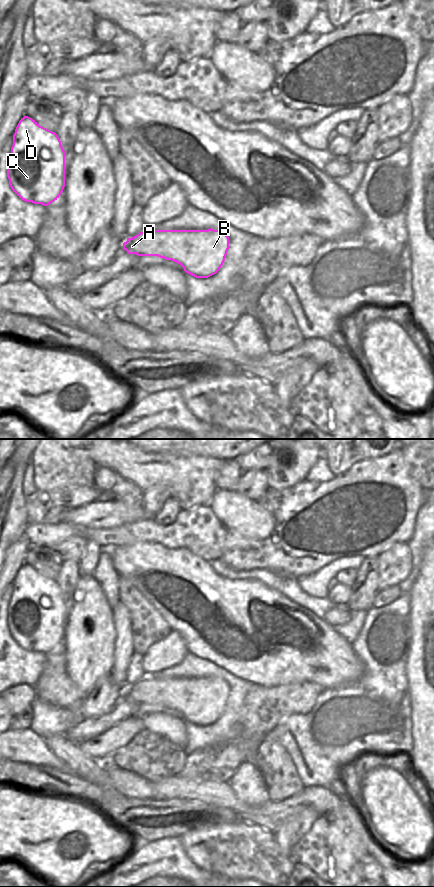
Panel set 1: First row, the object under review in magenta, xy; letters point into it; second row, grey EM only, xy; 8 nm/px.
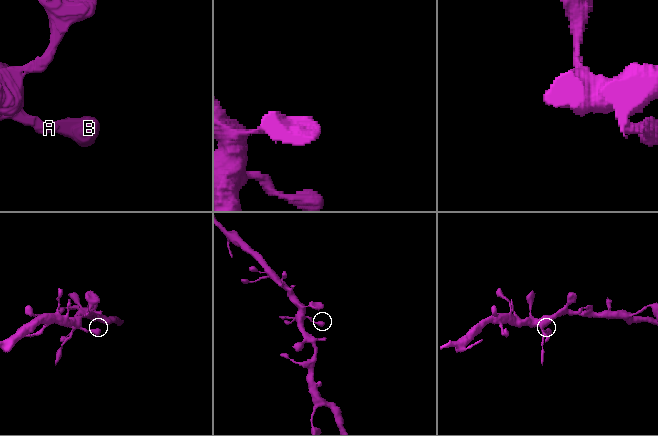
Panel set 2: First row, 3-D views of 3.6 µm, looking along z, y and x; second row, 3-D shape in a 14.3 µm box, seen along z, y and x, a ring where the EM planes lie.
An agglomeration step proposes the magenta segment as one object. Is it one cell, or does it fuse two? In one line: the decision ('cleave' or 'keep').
keep

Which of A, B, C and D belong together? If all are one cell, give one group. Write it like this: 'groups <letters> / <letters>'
groups A B C D

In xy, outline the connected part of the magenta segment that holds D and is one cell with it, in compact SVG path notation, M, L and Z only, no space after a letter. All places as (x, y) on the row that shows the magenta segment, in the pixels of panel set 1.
M24 116L13 135L7 177L22 200L48 206L65 187L65 151L55 132Z

